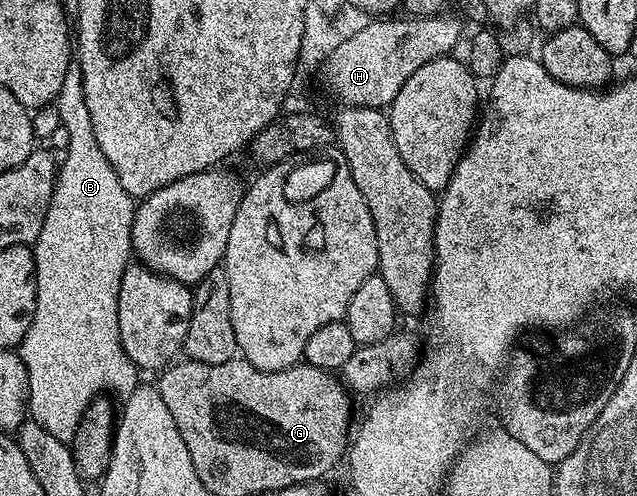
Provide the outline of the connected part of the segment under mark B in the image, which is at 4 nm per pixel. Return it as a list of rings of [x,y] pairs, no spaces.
[[[73,64],[65,72],[65,81],[53,105],[60,114],[62,133],[67,133],[67,155],[58,163],[55,191],[47,209],[45,224],[39,239],[33,243],[37,280],[35,311],[29,332],[19,343],[17,353],[28,370],[30,417],[54,436],[71,440],[92,402],[106,394],[128,396],[141,382],[141,371],[133,365],[129,356],[125,356],[117,328],[121,280],[133,258],[131,233],[137,202],[129,196],[129,192],[125,192],[125,188],[121,188],[121,180],[117,180],[113,164],[109,164],[109,160],[105,160],[105,152],[97,148],[97,135],[93,132],[93,120],[89,117],[89,104],[85,104],[85,88],[78,65]]]

